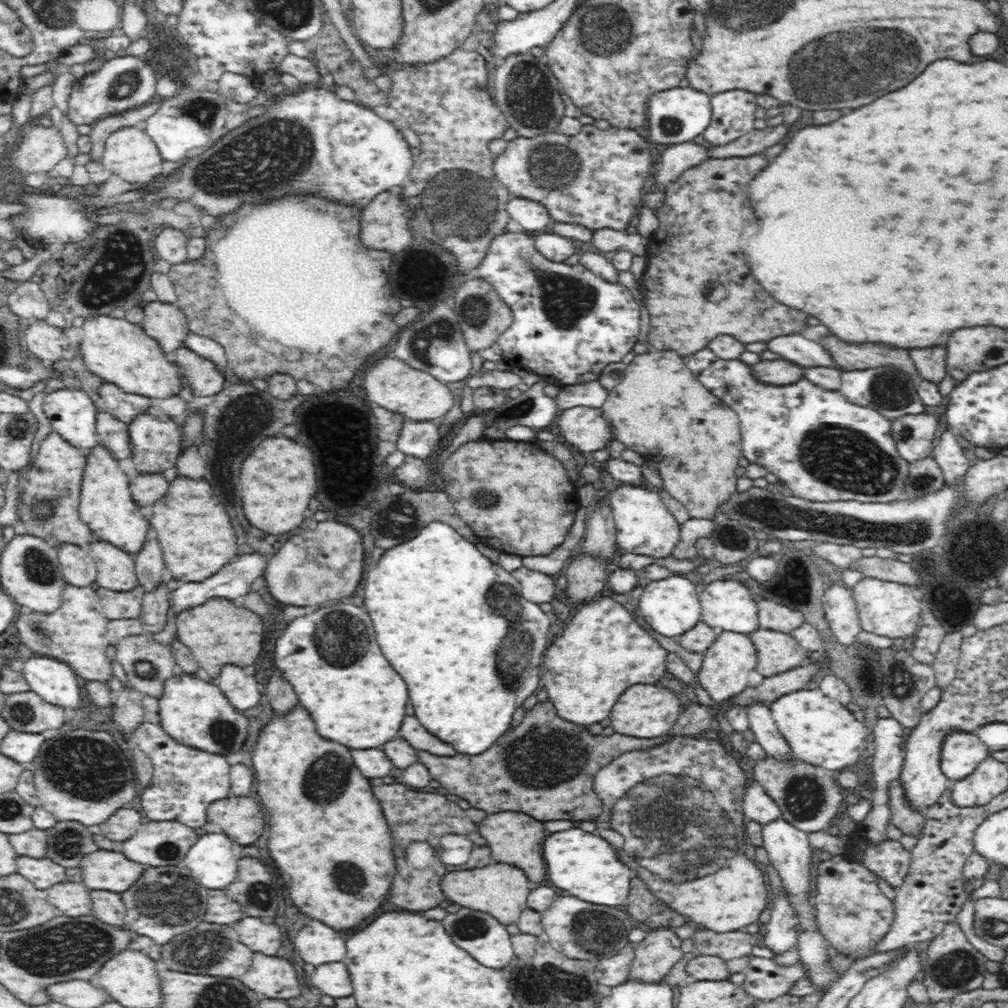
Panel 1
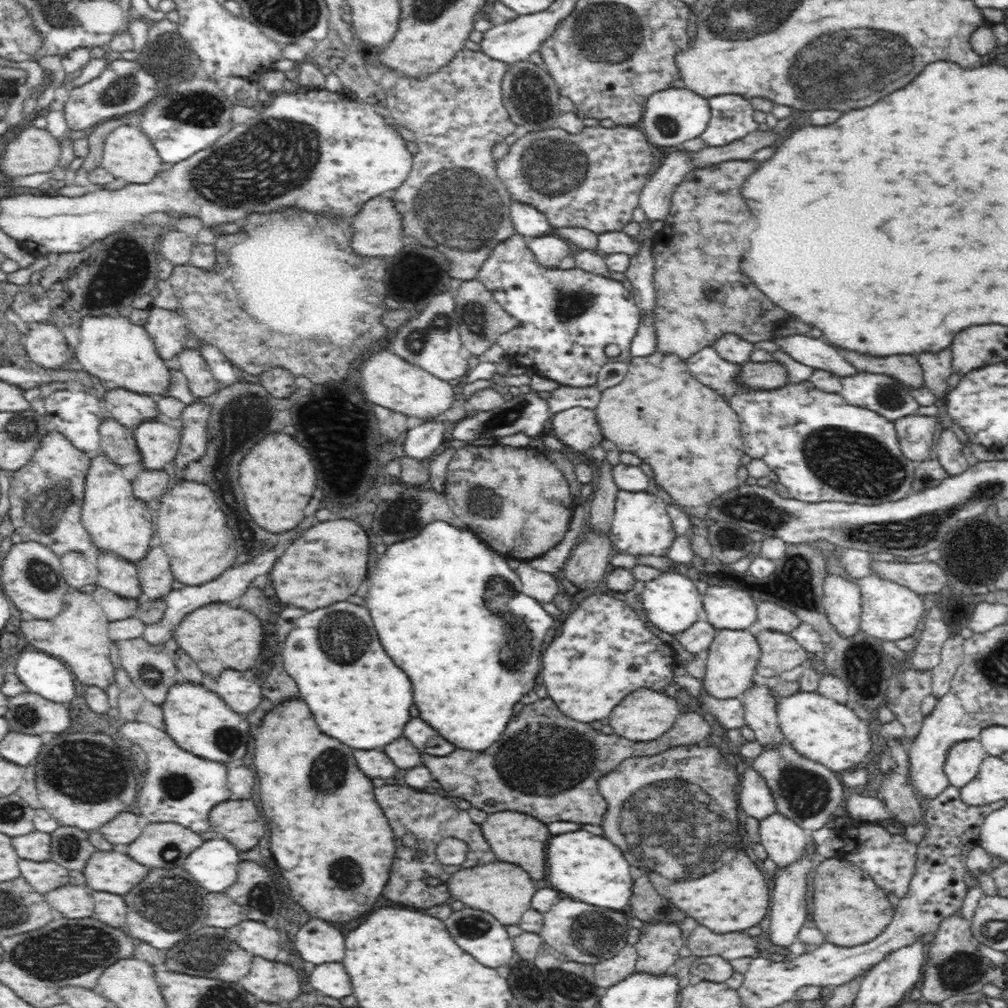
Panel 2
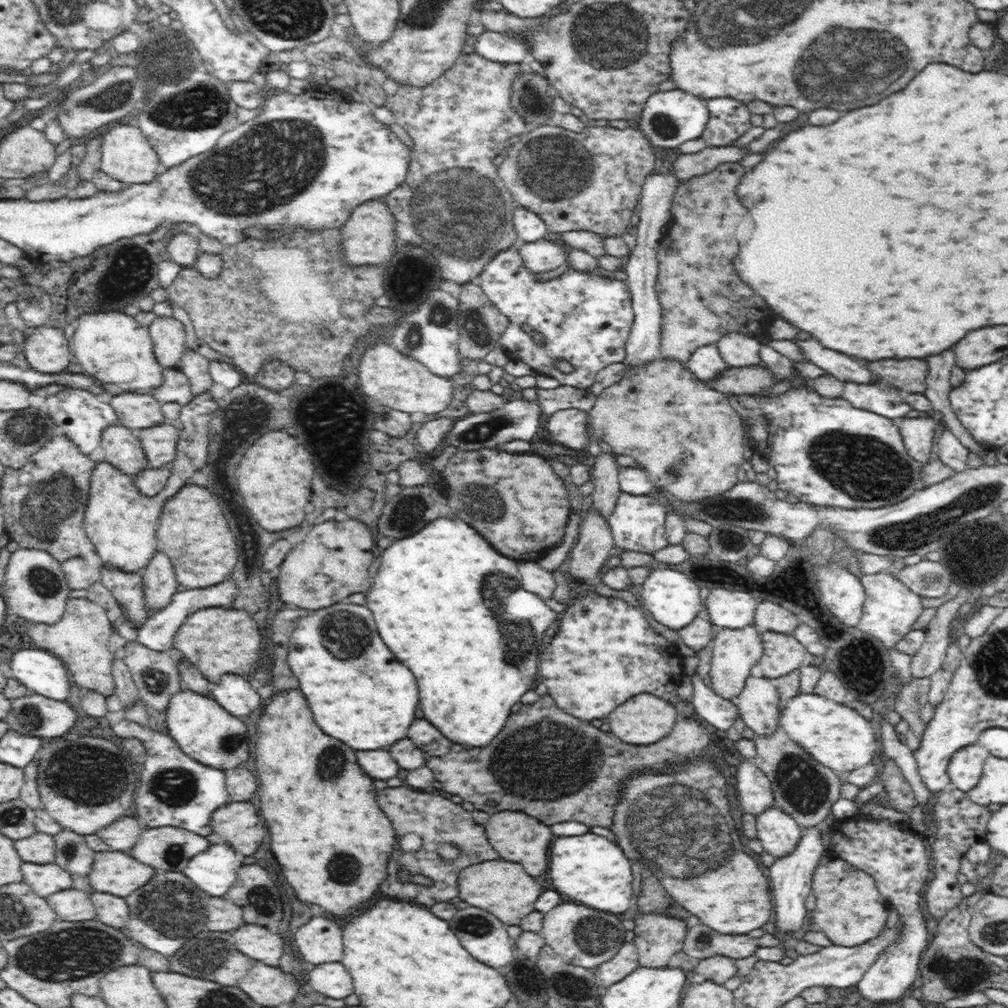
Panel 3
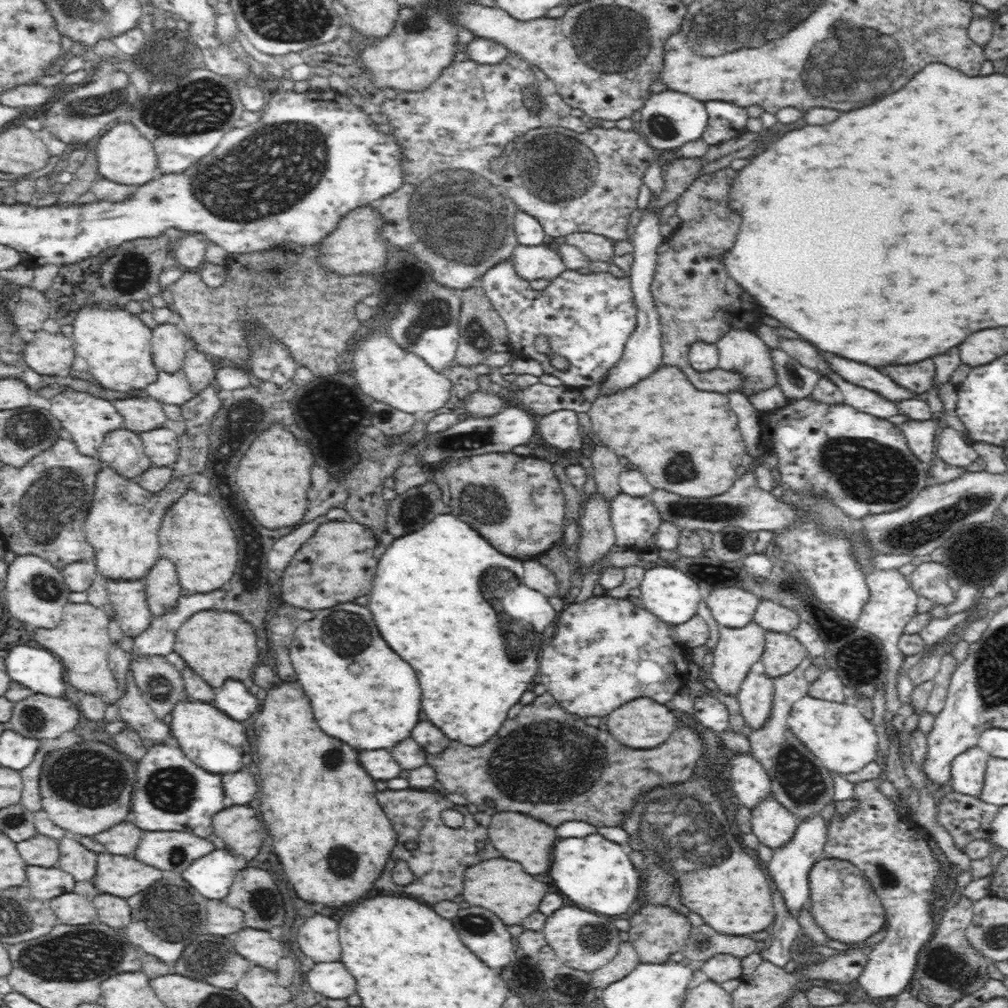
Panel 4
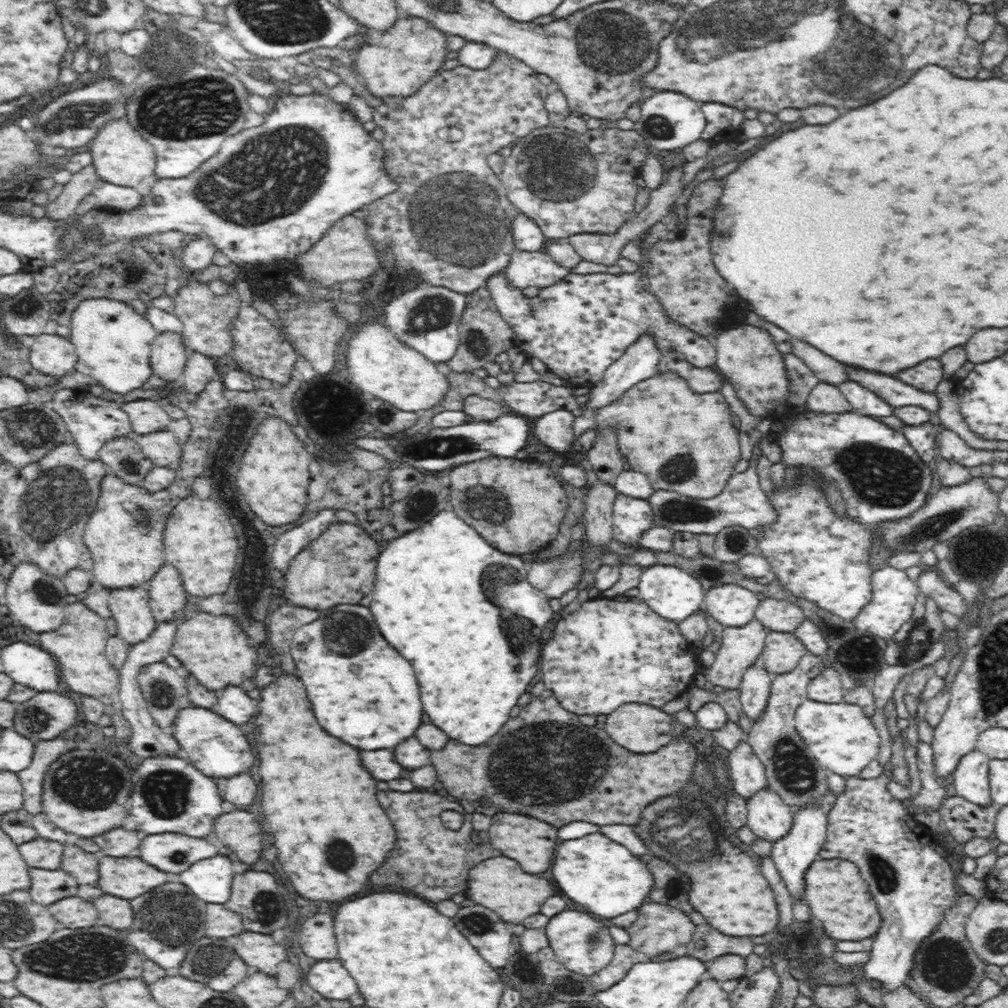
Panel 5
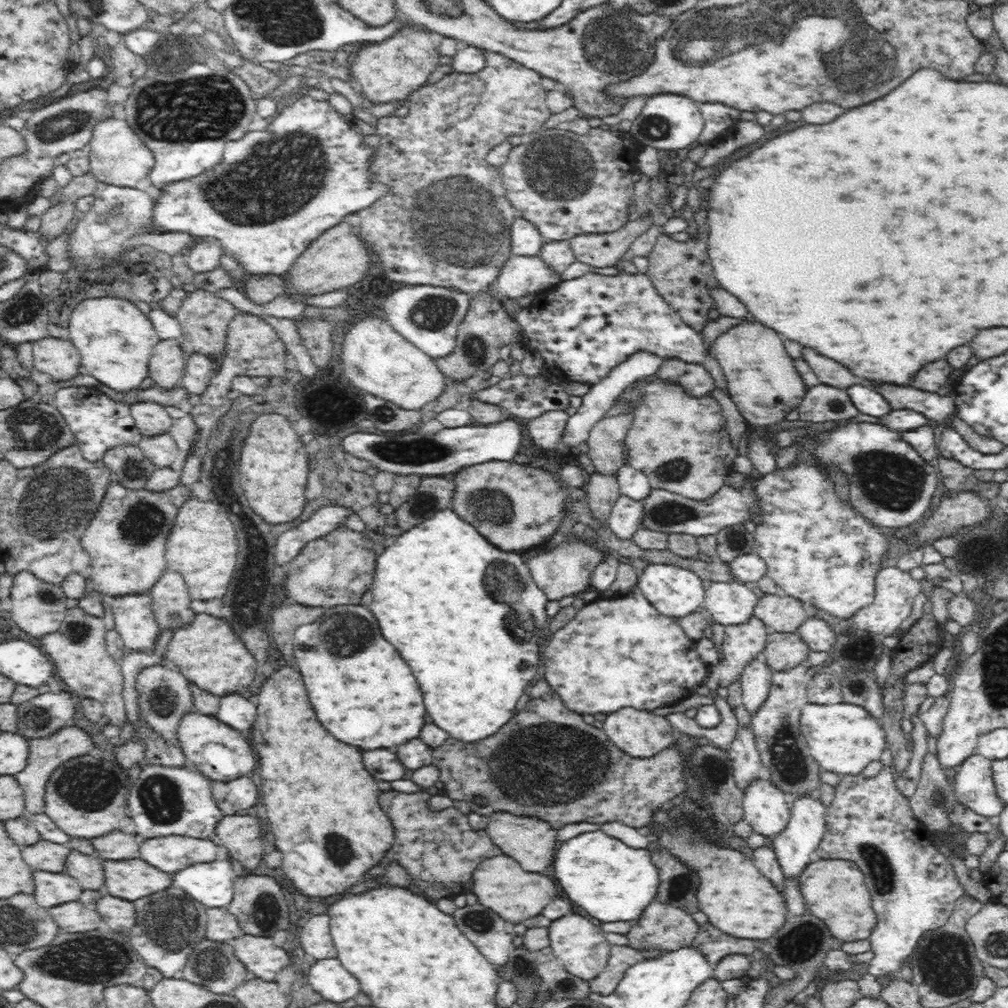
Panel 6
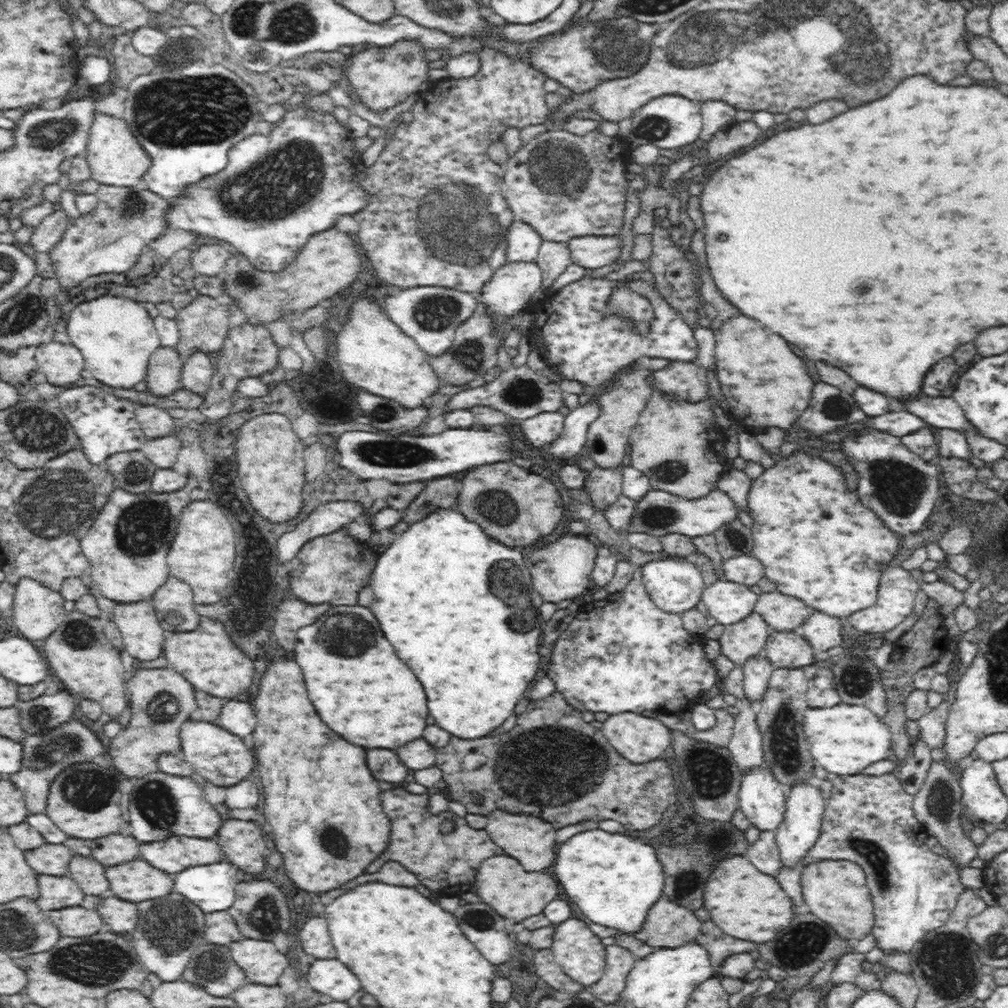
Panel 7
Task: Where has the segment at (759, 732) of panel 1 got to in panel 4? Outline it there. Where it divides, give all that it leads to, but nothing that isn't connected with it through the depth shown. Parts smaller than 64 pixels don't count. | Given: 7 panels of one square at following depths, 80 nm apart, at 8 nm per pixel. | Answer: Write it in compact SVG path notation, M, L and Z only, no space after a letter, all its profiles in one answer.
M749 672L736 695L745 724L753 729L762 728L771 716L773 707L773 679L766 673Z

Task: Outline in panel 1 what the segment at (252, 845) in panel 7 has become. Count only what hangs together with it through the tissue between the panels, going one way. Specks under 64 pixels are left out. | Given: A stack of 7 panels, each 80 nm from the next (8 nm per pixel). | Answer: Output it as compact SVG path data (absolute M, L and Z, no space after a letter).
M229 795L226 799L210 803L207 820L216 823L224 834L248 846L264 832L264 814L256 800L246 796Z

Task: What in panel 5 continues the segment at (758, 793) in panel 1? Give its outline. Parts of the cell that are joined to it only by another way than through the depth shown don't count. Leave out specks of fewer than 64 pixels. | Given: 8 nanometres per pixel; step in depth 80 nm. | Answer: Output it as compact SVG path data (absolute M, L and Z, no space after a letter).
M742 741L726 754L729 757L730 778L736 794L747 802L758 791L766 788L766 768L747 741Z

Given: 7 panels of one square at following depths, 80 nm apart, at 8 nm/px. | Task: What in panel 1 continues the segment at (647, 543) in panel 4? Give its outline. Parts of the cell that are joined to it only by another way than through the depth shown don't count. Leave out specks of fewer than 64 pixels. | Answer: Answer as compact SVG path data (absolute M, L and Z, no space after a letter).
M647 485L622 487L609 490L608 502L615 521L617 546L628 553L646 555L656 559L672 555L681 537L681 525L663 504L656 492L650 492Z

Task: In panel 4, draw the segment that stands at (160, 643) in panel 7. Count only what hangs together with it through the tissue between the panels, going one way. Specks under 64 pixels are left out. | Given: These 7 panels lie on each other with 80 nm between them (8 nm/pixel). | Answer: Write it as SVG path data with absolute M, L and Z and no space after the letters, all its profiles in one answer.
M106 579L103 585L109 592L118 624L130 642L150 626L153 616L147 603L145 583L143 579Z

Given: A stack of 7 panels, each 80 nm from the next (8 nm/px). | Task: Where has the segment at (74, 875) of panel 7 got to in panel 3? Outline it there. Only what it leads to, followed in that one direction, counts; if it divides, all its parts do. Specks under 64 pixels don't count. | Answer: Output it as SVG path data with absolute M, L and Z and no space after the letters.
M63 828L53 837L54 862L71 874L87 876L96 852L86 845L85 836Z

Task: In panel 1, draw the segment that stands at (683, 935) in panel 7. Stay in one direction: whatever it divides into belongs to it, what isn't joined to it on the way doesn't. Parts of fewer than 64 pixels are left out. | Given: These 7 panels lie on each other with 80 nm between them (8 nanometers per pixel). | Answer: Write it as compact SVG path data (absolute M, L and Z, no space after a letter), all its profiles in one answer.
M662 927L648 931L644 940L634 947L634 958L629 967L627 981L640 981L642 984L656 984L662 982L665 976L671 972L673 965L682 958L680 949L682 939L676 937L674 928Z

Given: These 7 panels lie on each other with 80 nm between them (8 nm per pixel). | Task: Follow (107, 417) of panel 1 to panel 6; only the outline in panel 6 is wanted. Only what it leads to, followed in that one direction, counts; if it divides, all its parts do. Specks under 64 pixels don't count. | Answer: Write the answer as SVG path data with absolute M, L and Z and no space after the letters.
M122 444L108 448L101 459L111 470L112 479L128 489L145 489L148 478L156 472L157 466L147 460L136 444Z

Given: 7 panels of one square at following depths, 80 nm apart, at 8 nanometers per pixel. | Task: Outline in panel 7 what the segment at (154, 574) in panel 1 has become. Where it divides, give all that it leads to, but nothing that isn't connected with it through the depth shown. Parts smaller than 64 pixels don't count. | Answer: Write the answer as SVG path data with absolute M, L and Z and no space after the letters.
M169 577L151 599L154 612L167 633L198 630L201 616L194 610L192 587L179 578Z

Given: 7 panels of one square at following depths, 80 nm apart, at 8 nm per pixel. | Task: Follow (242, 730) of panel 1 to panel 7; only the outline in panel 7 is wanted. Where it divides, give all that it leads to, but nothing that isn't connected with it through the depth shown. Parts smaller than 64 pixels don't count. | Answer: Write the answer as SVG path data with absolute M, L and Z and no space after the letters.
M186 720L182 727L180 755L208 783L219 788L231 788L243 782L254 770L254 758L248 756L248 741L222 730L216 723Z

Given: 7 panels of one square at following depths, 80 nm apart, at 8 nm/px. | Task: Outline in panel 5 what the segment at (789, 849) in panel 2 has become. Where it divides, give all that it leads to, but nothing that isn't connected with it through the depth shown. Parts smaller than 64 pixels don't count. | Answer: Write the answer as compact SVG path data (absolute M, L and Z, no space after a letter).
M768 786L747 800L747 826L758 839L768 840L771 844L786 836L794 822L795 813Z

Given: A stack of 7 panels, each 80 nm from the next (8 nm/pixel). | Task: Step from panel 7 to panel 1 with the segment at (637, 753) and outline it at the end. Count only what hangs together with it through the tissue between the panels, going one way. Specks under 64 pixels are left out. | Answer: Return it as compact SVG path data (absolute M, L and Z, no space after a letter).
M636 684L634 688L626 688L618 699L618 704L614 703L610 722L618 734L653 739L666 736L680 715L680 700L674 691L658 684Z

